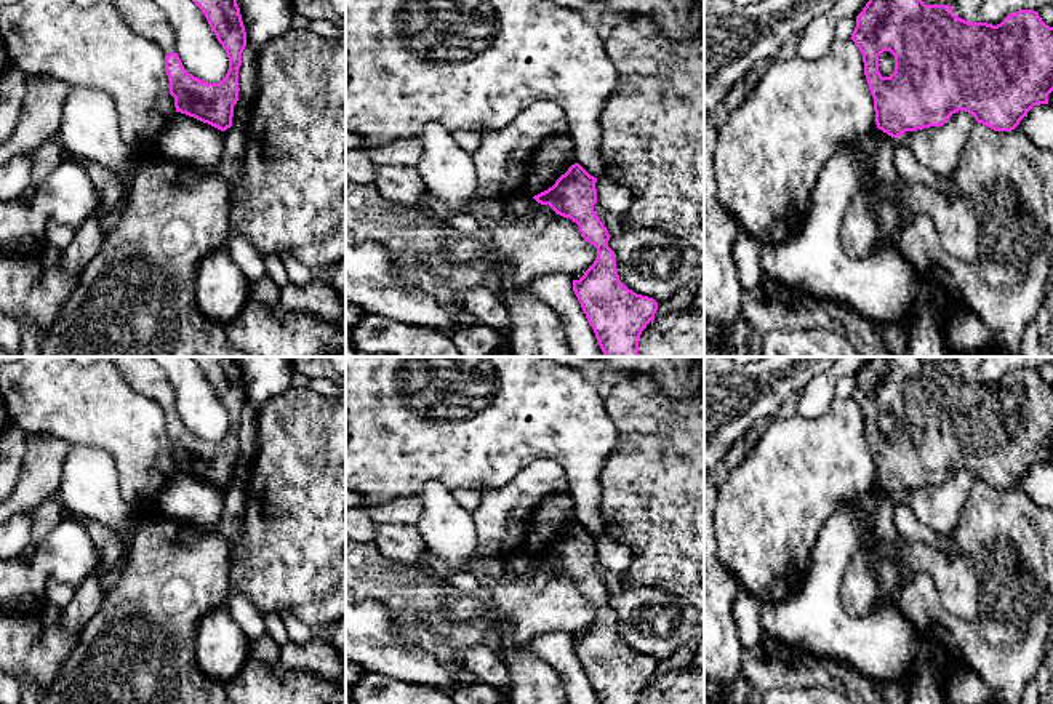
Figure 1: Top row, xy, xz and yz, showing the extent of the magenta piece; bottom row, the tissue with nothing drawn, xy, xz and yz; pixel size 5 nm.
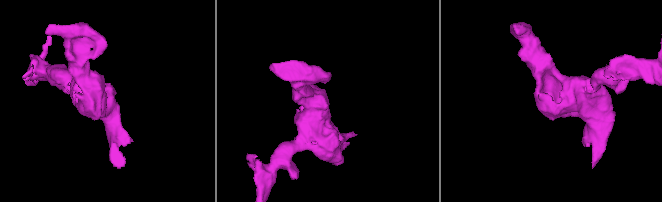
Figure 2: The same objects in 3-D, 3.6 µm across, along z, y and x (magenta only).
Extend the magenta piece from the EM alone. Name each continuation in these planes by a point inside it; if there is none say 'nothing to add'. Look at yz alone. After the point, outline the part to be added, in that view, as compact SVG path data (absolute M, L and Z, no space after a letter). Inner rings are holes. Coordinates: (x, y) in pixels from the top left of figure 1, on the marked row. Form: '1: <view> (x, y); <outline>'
nothing to add

